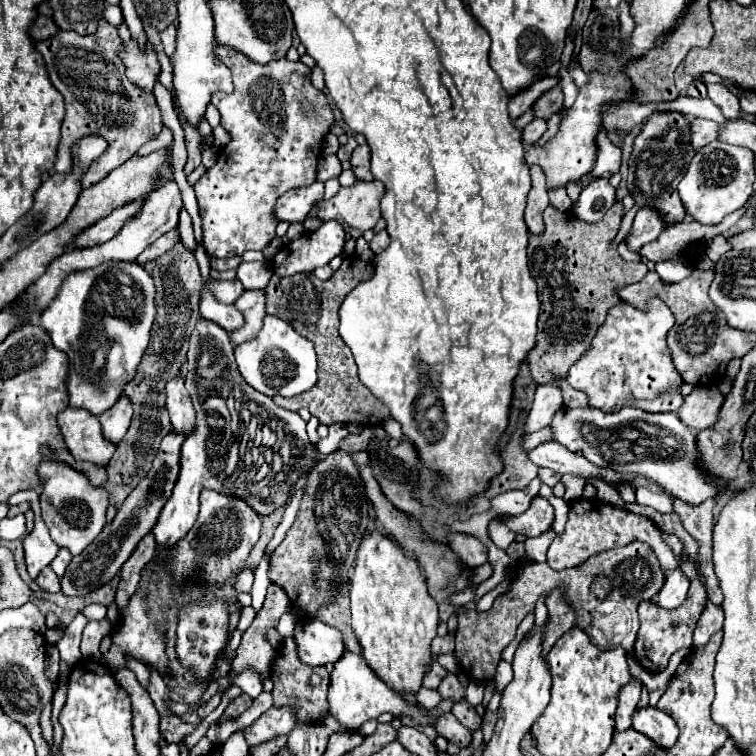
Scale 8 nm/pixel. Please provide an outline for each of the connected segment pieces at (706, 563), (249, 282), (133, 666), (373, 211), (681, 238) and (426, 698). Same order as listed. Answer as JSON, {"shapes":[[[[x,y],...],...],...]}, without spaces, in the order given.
{"shapes":[[[[675,499],[675,513],[681,517],[683,527],[689,531],[689,535],[699,543],[699,569],[707,579],[707,593],[713,603],[721,603],[723,595],[719,589],[717,575],[713,571],[713,539],[711,539],[711,529],[713,529],[713,507],[717,499],[709,499],[709,503],[701,503],[699,507],[689,507],[687,503],[677,503]]],[[[242,262],[237,269],[237,279],[245,289],[265,289],[273,273],[269,263]]],[[[127,655],[126,658],[128,660],[128,668],[135,673],[138,681],[146,689],[150,677],[150,672],[147,670],[147,667],[143,663],[138,662],[140,660],[137,660],[130,655]]],[[[355,181],[351,187],[341,187],[333,199],[321,199],[315,203],[317,219],[335,219],[343,225],[345,233],[349,233],[353,239],[359,239],[363,231],[373,229],[381,217],[379,201],[383,191],[385,187],[381,181]]],[[[747,205],[741,211],[735,211],[731,215],[727,215],[721,223],[717,225],[703,225],[699,221],[679,221],[679,223],[671,223],[667,225],[661,235],[653,241],[653,243],[645,243],[639,249],[639,255],[649,259],[649,261],[667,261],[667,259],[675,259],[689,243],[693,241],[701,241],[703,237],[709,241],[717,235],[723,235],[725,231],[729,231],[745,213]]],[[[423,687],[421,693],[417,693],[415,697],[417,697],[417,701],[423,703],[425,709],[435,709],[435,707],[441,703],[441,697],[437,695],[437,691],[429,691],[429,689],[425,689],[425,687]]]]}

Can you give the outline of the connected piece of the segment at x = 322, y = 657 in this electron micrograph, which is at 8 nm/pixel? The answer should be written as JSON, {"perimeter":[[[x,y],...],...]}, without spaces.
{"perimeter":[[[317,619],[297,621],[293,639],[301,663],[311,667],[335,663],[345,649],[341,633]]]}

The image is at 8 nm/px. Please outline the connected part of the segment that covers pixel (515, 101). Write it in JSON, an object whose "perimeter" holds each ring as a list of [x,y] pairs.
{"perimeter":[[[555,73],[551,77],[545,77],[543,81],[537,81],[529,91],[521,91],[517,97],[511,97],[509,101],[509,115],[515,121],[519,115],[523,115],[523,111],[527,111],[545,91],[549,91],[551,87],[555,87],[561,79],[561,73]]]}

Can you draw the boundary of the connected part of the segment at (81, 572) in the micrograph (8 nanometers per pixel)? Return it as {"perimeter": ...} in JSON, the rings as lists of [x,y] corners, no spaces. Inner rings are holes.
{"perimeter":[[[173,431],[161,441],[161,451],[159,451],[157,459],[153,461],[153,467],[151,467],[149,475],[131,491],[131,495],[125,499],[121,509],[117,511],[113,523],[107,525],[97,535],[97,539],[81,555],[73,557],[73,561],[69,563],[69,567],[65,571],[65,577],[61,579],[61,593],[63,595],[85,597],[95,587],[99,587],[99,585],[103,585],[107,581],[105,573],[107,573],[109,567],[111,567],[111,579],[119,573],[119,569],[131,557],[131,553],[137,547],[137,543],[153,529],[163,505],[169,501],[169,497],[173,493],[173,487],[175,487],[177,477],[179,477],[181,445],[183,445],[181,435],[173,435]]]}

